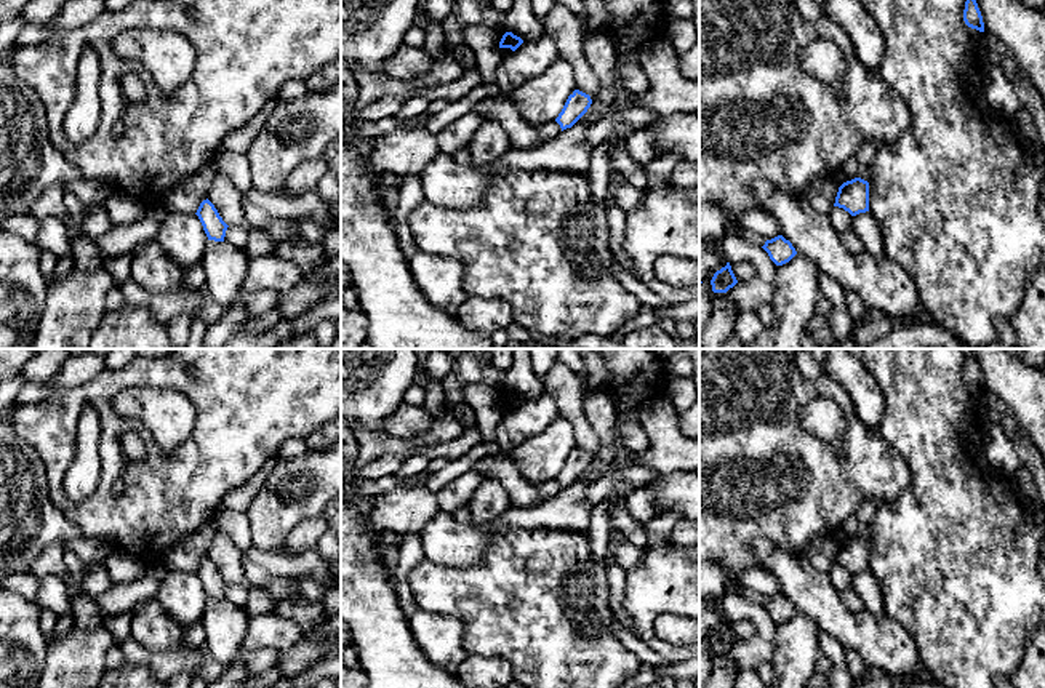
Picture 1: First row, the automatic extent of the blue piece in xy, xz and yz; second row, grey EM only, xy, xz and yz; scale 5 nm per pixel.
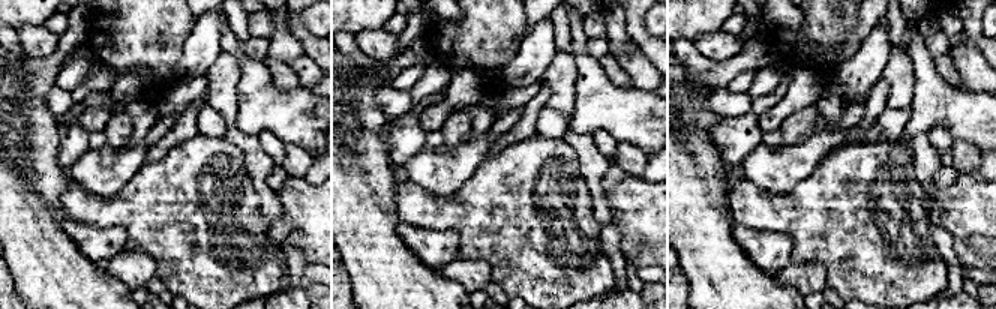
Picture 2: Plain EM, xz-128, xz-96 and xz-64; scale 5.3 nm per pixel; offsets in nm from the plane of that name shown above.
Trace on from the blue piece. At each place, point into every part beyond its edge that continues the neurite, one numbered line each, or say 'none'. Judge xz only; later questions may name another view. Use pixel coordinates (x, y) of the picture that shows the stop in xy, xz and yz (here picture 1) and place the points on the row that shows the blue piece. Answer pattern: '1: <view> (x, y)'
1: xz (549, 130)

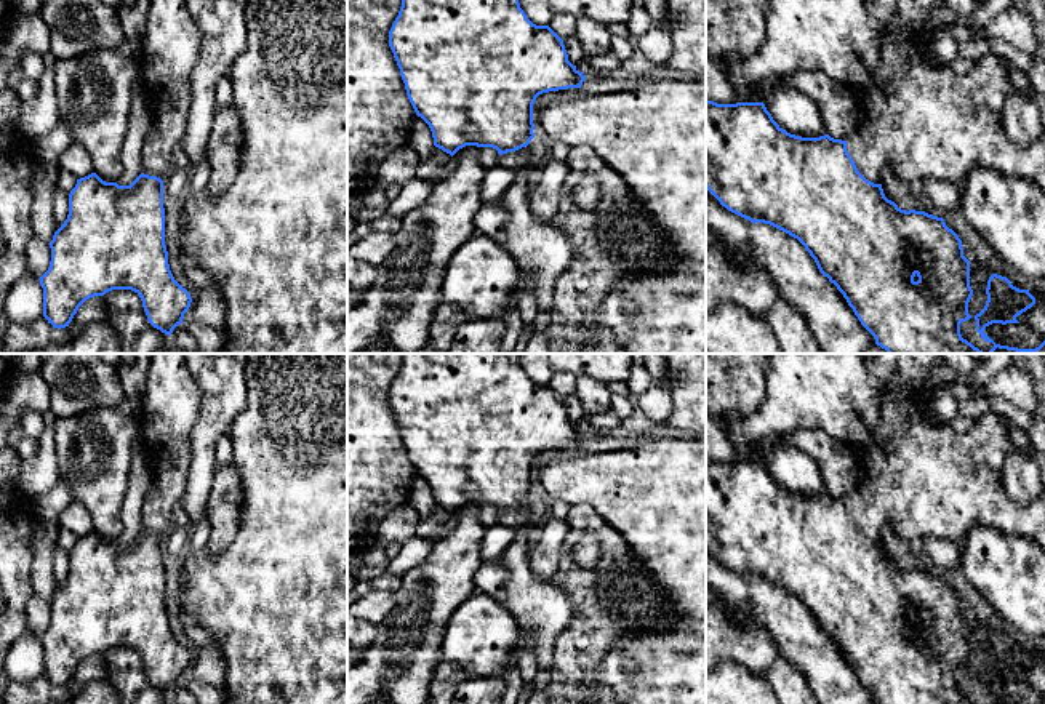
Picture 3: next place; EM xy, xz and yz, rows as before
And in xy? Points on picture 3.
1: xy (170, 47)

